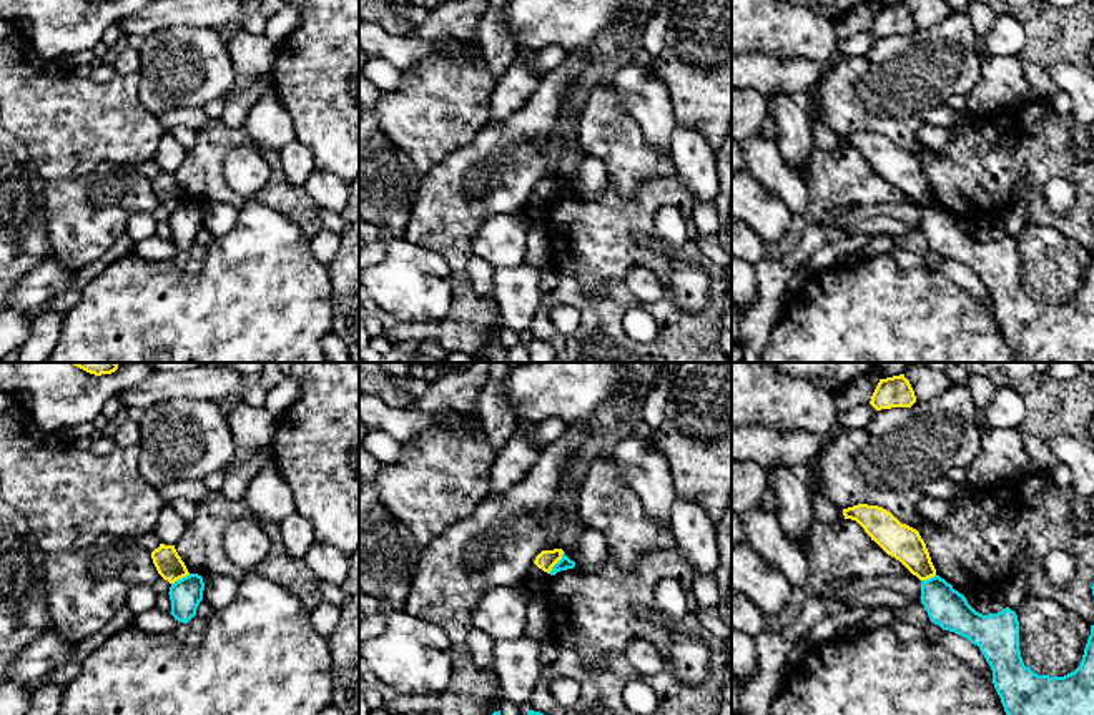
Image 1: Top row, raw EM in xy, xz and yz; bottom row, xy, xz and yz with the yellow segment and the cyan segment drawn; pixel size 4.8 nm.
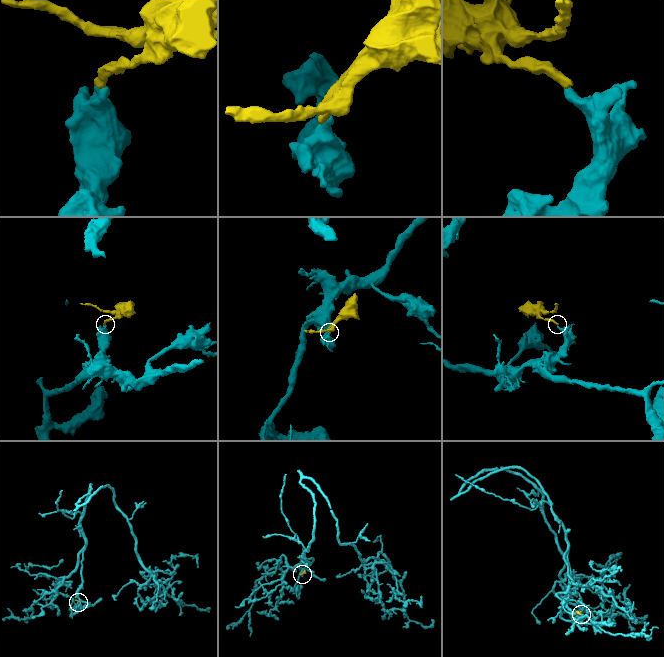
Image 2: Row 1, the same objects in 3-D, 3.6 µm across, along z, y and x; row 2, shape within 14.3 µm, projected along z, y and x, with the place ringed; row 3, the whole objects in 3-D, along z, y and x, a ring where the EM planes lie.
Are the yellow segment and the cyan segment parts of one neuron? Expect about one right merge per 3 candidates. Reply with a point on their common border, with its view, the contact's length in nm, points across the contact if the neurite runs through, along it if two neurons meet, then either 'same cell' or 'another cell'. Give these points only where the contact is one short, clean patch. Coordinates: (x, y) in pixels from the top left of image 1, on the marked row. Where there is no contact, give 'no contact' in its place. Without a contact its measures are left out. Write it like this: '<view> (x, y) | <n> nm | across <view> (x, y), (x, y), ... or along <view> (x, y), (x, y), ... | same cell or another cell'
xz (557, 561) | 130 nm | along xz (564, 552), (549, 572) | another cell

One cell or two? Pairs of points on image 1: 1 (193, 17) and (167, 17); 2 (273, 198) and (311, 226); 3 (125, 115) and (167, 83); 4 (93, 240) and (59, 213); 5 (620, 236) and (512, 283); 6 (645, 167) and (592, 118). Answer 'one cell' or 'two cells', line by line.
1: one cell
2: one cell
3: two cells
4: one cell
5: two cells
6: one cell

